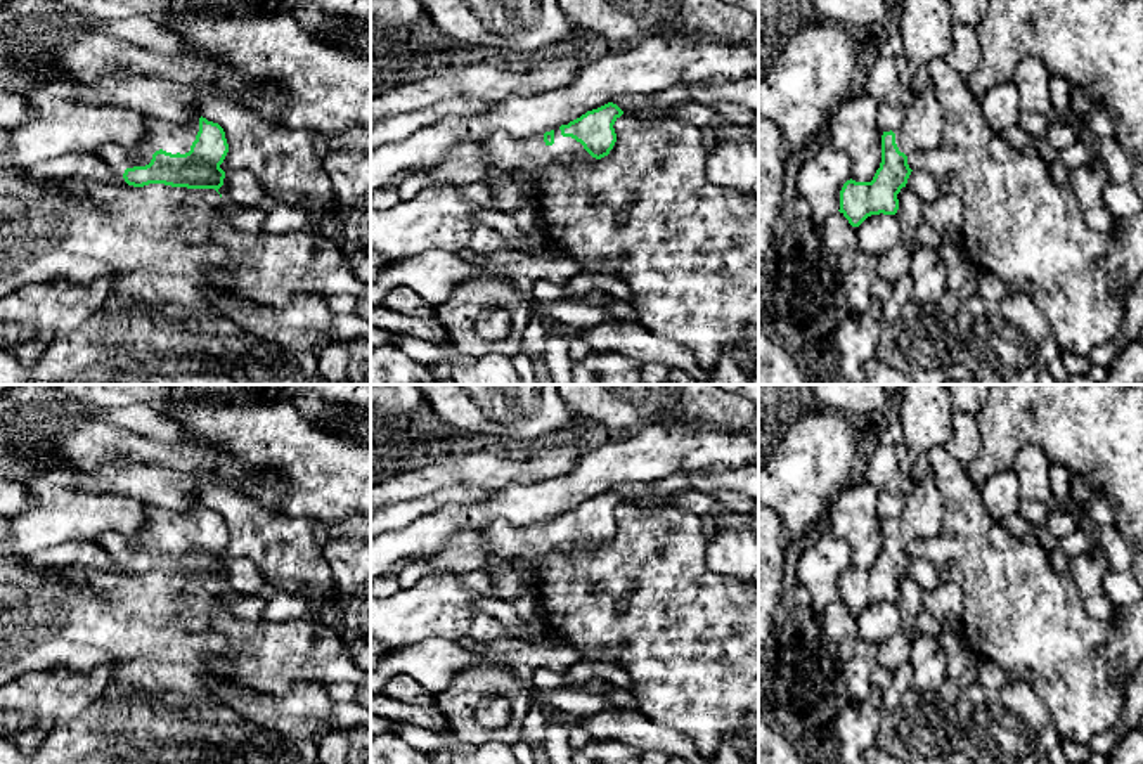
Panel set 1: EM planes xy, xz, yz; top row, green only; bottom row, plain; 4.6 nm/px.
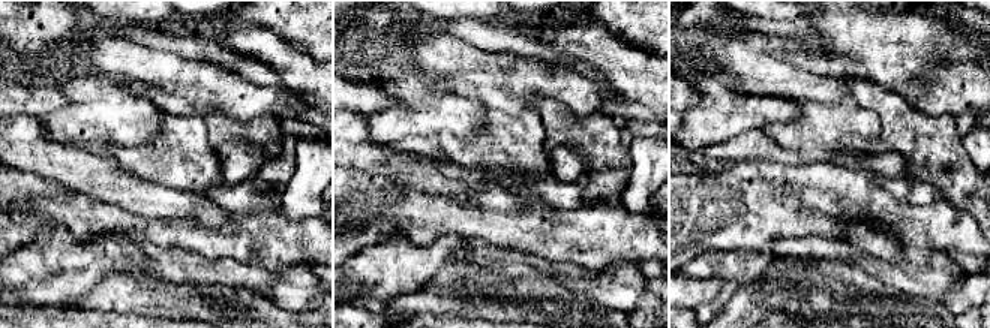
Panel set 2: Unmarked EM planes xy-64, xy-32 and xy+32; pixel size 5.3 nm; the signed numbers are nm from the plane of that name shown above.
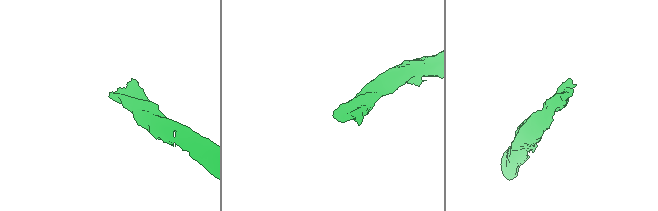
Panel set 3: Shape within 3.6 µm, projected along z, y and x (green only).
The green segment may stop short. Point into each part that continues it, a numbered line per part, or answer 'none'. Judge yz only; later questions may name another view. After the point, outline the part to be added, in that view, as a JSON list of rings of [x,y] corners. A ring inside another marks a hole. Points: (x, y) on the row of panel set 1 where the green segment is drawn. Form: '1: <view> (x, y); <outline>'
1: yz (922, 129); [[[932,87],[913,97],[902,125],[895,130],[895,144],[906,156],[916,151],[932,151],[944,133],[944,113]]]

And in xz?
1: xz (530, 158); [[[554,130],[554,144],[544,142],[544,133],[532,139],[511,139],[507,133],[495,133],[485,142],[485,159],[490,168],[487,182],[506,175],[521,175],[537,187],[539,178],[561,158],[584,151],[584,146],[572,137]]]

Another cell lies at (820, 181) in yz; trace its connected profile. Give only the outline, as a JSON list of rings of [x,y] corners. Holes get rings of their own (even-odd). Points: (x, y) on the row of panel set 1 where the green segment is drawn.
[[[823,140],[819,152],[798,172],[797,189],[817,229],[840,210],[840,191],[850,180],[850,165],[842,151]]]

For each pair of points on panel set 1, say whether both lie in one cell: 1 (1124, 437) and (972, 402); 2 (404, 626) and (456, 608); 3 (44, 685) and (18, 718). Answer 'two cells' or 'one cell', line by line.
1: two cells
2: one cell
3: two cells

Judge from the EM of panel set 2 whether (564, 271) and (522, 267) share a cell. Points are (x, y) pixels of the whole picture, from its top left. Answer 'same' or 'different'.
same

